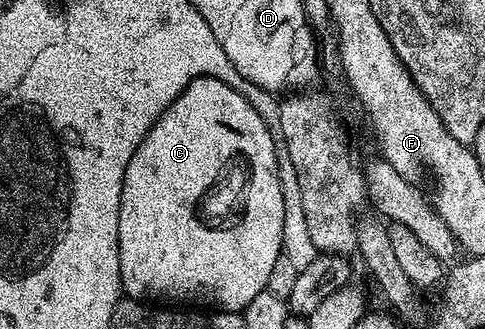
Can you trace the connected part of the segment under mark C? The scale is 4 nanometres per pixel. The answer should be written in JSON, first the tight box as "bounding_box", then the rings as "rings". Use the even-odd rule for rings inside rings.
{"bounding_box":[119,76,287,313],"rings":[[[200,76],[182,89],[175,98],[175,102],[171,102],[167,106],[167,110],[161,113],[161,117],[157,119],[155,126],[151,126],[151,130],[143,138],[143,142],[137,145],[135,154],[129,155],[129,161],[127,162],[127,170],[123,178],[123,194],[119,202],[119,274],[121,275],[121,286],[124,295],[128,299],[142,302],[165,302],[161,300],[170,300],[173,303],[170,305],[173,306],[200,306],[205,310],[243,313],[248,303],[257,294],[268,289],[271,266],[275,266],[277,259],[282,256],[283,210],[287,207],[287,200],[285,200],[284,190],[281,189],[281,176],[277,173],[279,171],[279,165],[276,161],[278,151],[279,144],[275,139],[274,129],[266,128],[263,118],[259,118],[255,106],[251,106],[247,102],[247,98],[243,98],[227,82],[223,82],[219,78]],[[239,150],[244,150],[247,162],[253,164],[254,196],[251,197],[251,214],[247,218],[245,228],[239,230],[237,234],[205,234],[202,228],[197,225],[197,220],[191,218],[191,212],[188,210],[193,201],[193,194],[198,193],[200,188],[205,188],[205,183],[213,177],[213,172],[217,172],[221,168],[222,158],[234,155]]]}

